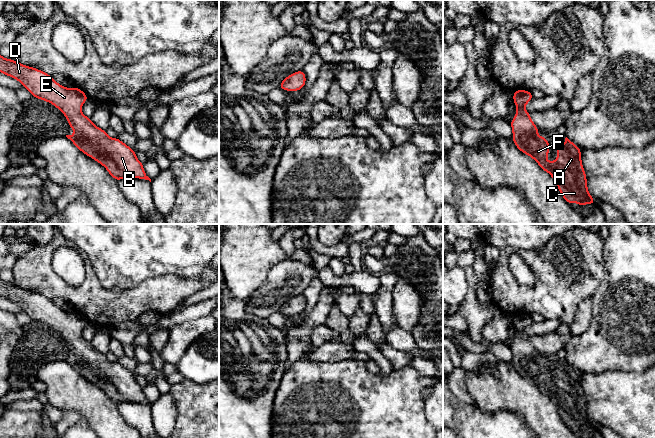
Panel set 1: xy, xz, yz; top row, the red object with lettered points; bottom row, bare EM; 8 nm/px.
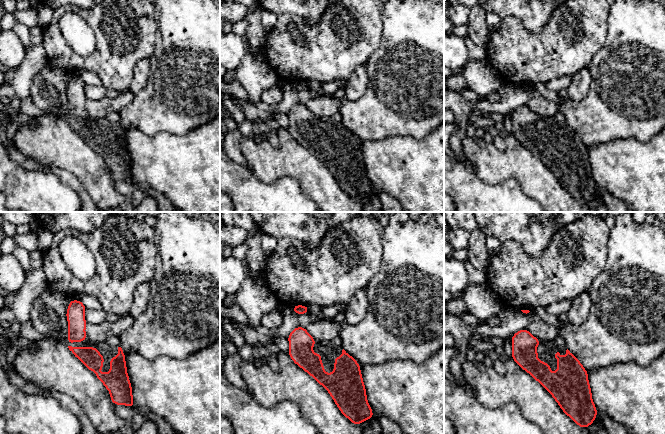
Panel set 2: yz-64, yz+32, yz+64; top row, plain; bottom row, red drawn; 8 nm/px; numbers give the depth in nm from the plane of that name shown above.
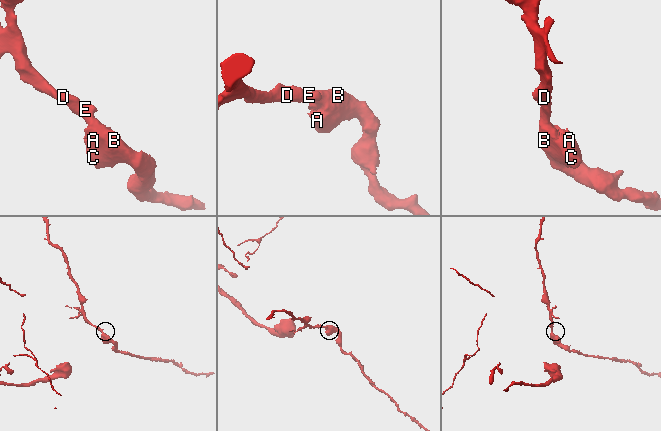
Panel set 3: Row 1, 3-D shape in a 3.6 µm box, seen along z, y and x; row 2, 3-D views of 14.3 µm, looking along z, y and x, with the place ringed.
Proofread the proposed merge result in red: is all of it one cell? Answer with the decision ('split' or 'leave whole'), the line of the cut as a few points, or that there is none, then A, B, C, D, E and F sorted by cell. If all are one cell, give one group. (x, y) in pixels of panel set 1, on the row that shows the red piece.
leave whole; no cut; A B C D E F

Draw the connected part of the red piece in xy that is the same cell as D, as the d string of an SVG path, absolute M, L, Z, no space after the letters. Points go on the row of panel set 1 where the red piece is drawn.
M1 55L0 73L18 80L33 97L58 108L75 131L74 135L66 137L81 152L104 166L116 181L138 178L151 182L135 151L118 138L110 138L106 130L97 127L82 113L81 107L89 99L82 90L63 87L51 75Z

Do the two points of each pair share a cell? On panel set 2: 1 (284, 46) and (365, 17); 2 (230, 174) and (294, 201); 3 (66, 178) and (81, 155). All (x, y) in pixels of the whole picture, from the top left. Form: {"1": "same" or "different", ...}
{"1": "same", "2": "same", "3": "different"}

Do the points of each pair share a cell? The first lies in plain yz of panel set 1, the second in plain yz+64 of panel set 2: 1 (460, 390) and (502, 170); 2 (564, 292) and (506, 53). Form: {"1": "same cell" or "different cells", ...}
{"1": "different cells", "2": "same cell"}

